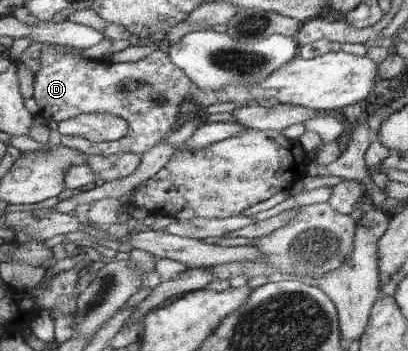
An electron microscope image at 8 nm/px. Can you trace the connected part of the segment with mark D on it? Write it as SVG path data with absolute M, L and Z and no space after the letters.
M52 44L42 47L40 53L40 69L35 72L33 79L33 98L39 107L38 115L48 122L60 122L82 113L111 113L127 121L127 134L118 141L100 143L90 143L90 140L78 141L78 147L82 147L80 151L86 151L90 155L108 157L124 152L141 155L147 152L168 137L168 133L172 131L172 123L176 121L176 109L180 109L180 103L193 92L190 89L192 80L185 70L174 65L174 62L170 61L169 54L160 49L144 58L141 57L138 61L128 63L109 63L86 58L76 48L69 48L63 53Z

